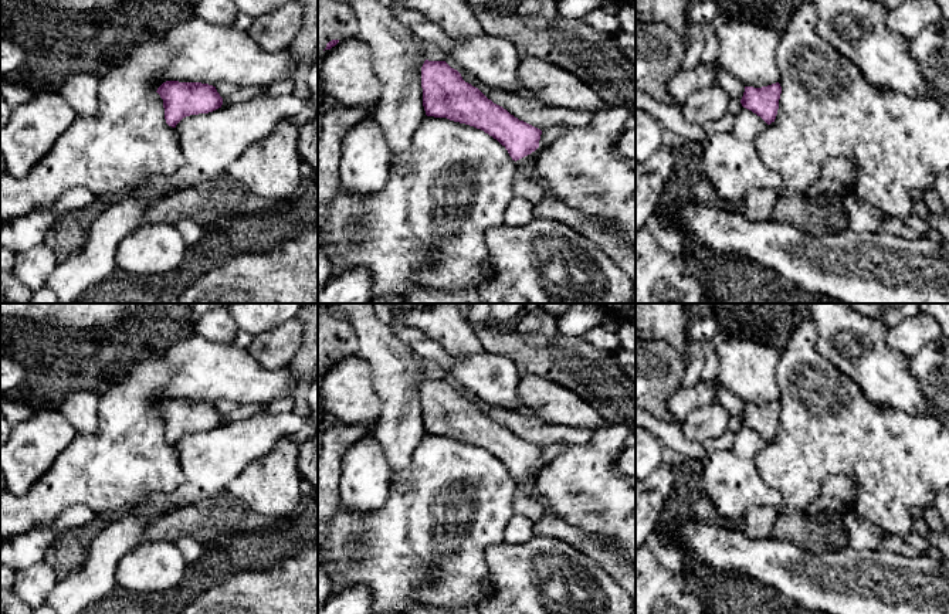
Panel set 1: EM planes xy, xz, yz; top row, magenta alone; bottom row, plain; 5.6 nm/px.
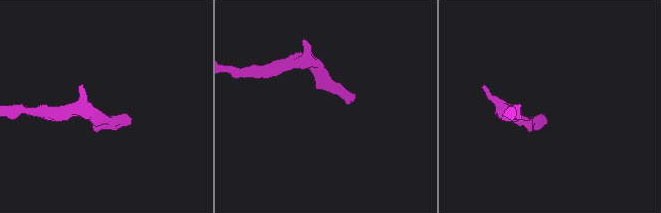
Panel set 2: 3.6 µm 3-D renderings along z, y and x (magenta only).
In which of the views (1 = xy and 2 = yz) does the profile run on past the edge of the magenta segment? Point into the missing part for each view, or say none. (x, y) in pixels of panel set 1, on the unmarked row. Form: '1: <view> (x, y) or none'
1: none
2: none

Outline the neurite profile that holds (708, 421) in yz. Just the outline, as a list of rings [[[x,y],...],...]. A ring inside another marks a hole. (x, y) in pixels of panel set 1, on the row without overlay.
[[[716,401],[692,410],[681,424],[684,435],[694,442],[716,438],[728,430],[731,414]]]

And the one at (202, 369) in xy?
[[[192,335],[160,353],[160,359],[172,369],[172,380],[156,391],[163,398],[201,400],[216,404],[220,400],[238,406],[267,406],[278,398],[291,396],[296,377],[288,367],[265,369],[247,349],[233,343],[218,343]]]

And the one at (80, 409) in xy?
[[[91,391],[68,396],[61,407],[61,415],[74,427],[77,434],[94,434],[98,430],[99,397]]]

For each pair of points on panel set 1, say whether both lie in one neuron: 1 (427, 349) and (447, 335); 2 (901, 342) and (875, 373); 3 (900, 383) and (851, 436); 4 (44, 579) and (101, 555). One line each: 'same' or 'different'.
1: different
2: different
3: different
4: different

